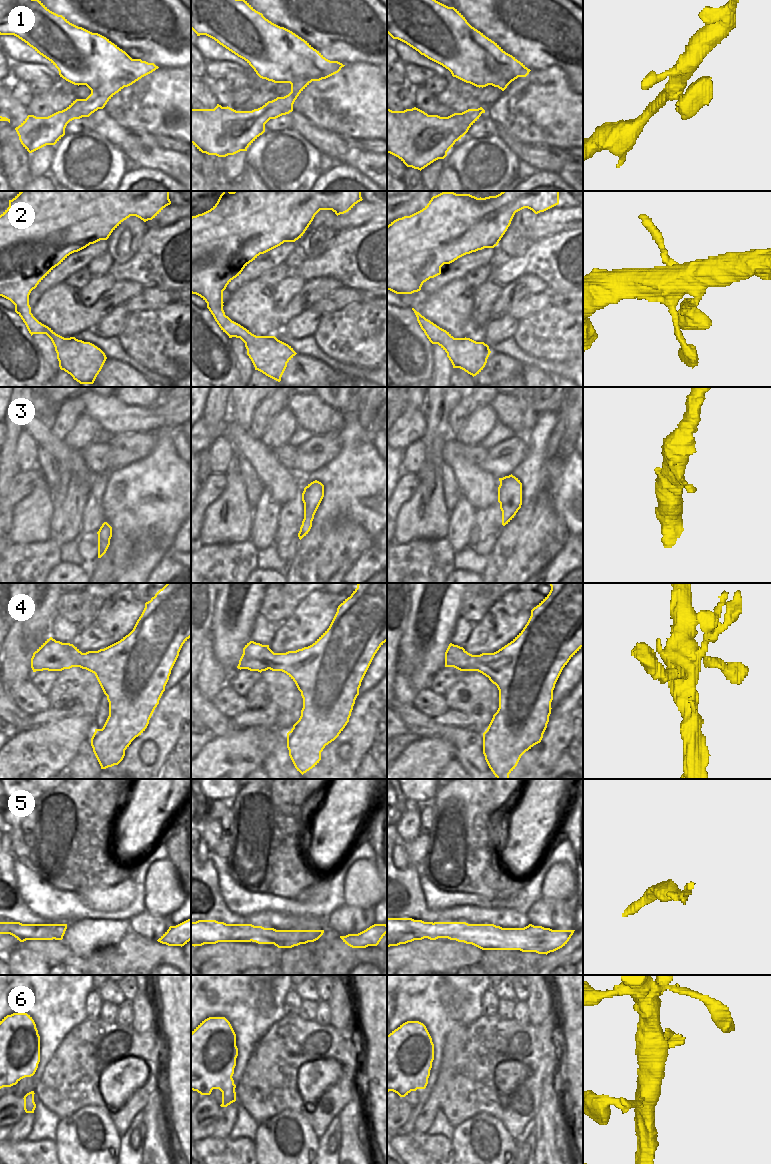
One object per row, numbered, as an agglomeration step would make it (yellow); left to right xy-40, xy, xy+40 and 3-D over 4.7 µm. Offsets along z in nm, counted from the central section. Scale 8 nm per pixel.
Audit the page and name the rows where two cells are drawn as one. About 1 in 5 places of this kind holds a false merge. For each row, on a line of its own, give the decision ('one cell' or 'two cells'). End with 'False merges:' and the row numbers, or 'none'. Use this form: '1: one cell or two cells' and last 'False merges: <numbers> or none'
1: one cell
2: two cells
3: one cell
4: one cell
5: one cell
6: one cell
False merges: 2

